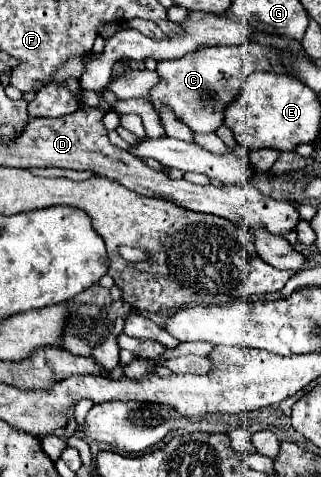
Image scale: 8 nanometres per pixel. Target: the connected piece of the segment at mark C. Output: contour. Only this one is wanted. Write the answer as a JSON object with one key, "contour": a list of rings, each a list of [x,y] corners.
{"contour":[[[254,42],[240,46],[212,46],[200,48],[196,52],[186,54],[178,60],[158,62],[160,82],[150,90],[148,100],[156,112],[168,108],[180,122],[190,126],[198,134],[216,132],[218,126],[224,124],[226,108],[238,98],[242,92],[242,84],[252,72],[286,72],[280,64],[280,54],[276,48],[260,46]]]}

